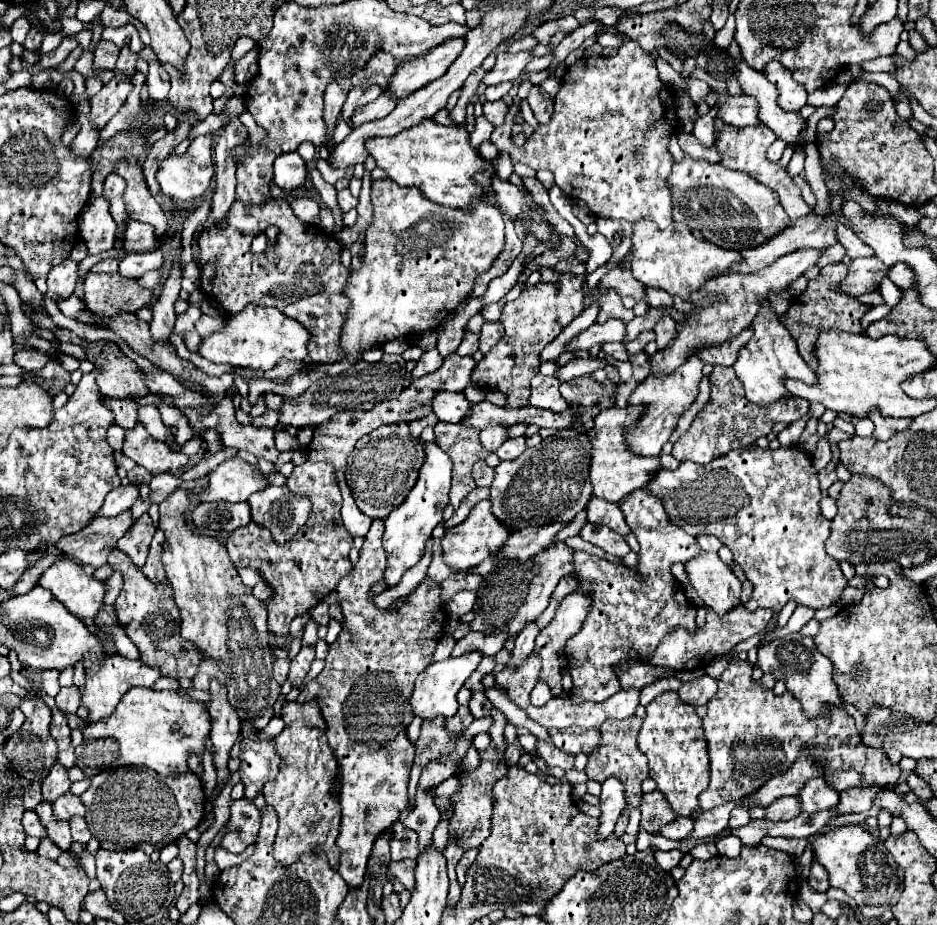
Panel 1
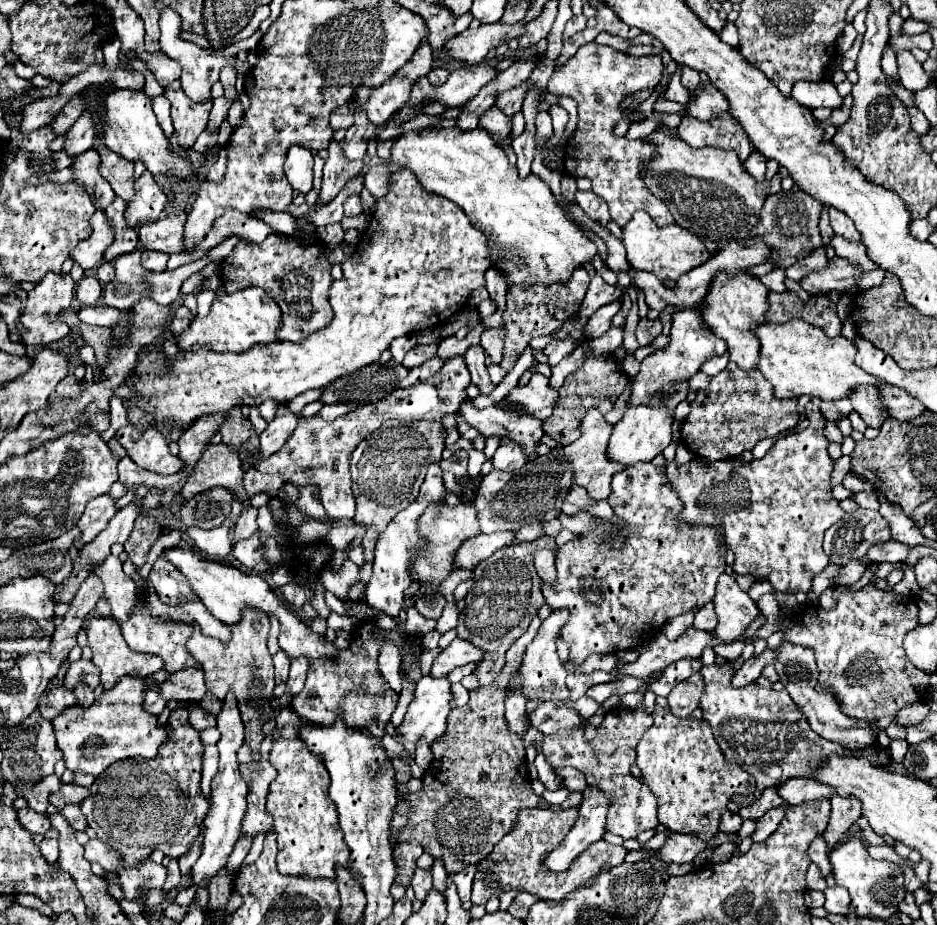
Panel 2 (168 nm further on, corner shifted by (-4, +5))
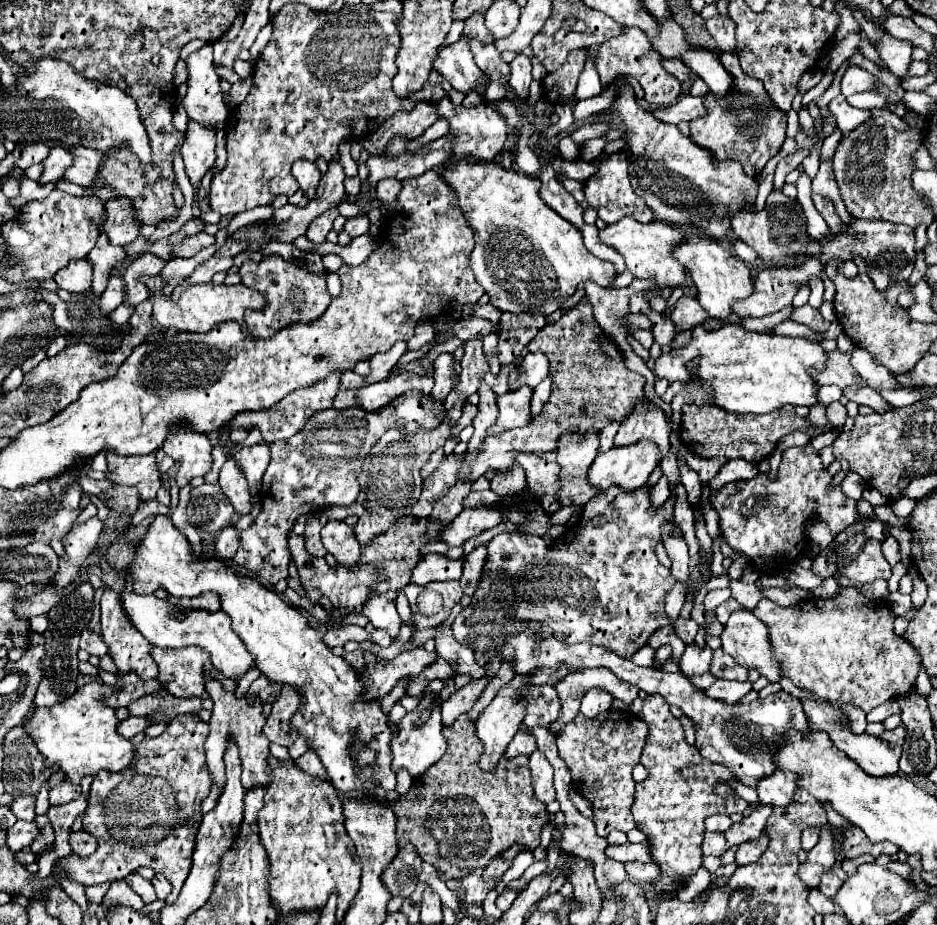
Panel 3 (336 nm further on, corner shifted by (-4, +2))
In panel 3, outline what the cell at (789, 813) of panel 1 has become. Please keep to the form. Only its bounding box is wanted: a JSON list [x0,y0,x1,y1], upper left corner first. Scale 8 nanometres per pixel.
[736,833,768,865]

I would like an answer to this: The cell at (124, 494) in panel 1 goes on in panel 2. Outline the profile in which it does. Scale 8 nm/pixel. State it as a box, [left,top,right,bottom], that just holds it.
[74,494,116,548]

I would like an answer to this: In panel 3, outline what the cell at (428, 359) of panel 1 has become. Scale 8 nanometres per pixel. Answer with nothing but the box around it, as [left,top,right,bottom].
[356,373,434,411]

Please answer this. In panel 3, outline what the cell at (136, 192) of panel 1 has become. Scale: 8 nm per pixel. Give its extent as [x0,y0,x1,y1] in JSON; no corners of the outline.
[64,147,106,187]

